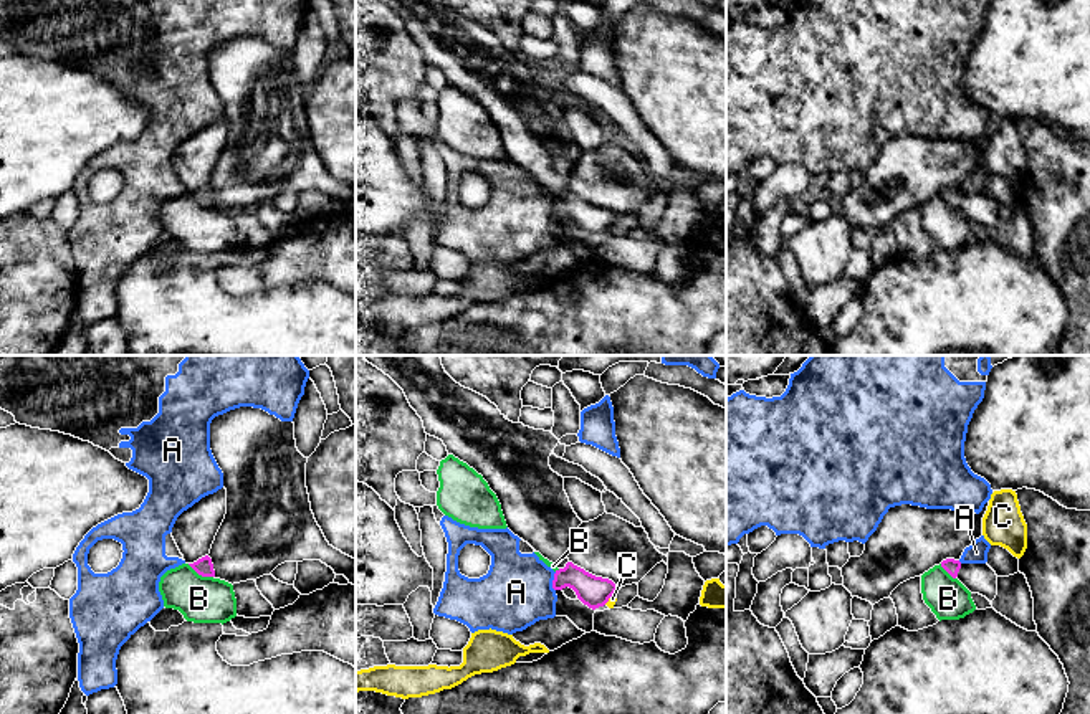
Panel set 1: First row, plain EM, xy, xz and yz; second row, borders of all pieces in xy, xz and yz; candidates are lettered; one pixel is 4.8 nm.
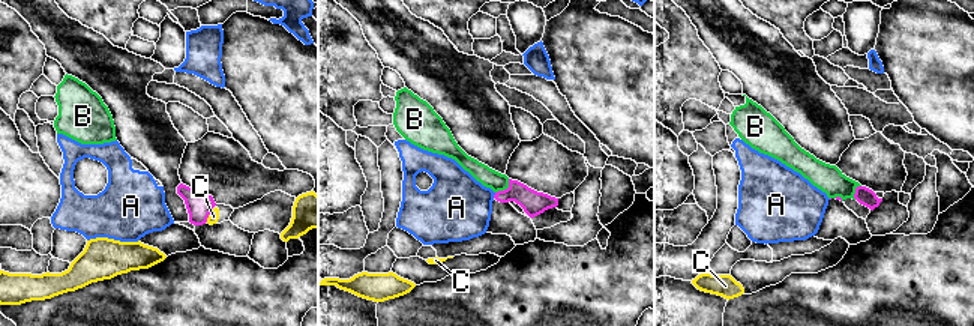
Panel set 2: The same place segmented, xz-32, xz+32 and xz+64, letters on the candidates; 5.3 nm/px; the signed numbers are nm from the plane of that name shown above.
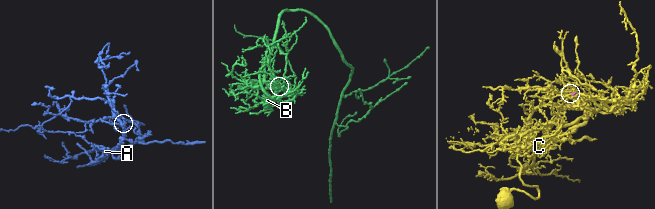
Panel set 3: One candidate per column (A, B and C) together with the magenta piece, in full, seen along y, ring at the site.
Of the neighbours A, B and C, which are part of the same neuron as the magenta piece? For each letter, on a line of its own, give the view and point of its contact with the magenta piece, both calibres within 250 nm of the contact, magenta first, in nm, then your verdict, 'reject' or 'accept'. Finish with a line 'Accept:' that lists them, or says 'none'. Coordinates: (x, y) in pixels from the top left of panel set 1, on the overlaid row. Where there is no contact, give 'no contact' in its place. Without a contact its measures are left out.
A: contact xz (553, 582); calibres 150 and 340 nm; reject
B: contact xy (200, 574); calibres 90 and 220 nm; reject
C: contact xz (609, 597); calibres 150 and 40 nm; reject
Accept: none

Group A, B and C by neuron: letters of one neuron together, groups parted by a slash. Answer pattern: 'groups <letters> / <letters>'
groups A / B / C

